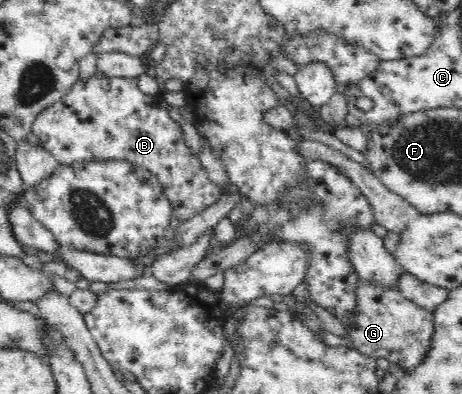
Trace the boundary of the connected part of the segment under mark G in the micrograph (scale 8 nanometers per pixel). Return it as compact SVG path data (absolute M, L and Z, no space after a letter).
M359 279L360 284L357 287L357 317L351 327L346 327L346 344L349 344L356 351L361 352L367 357L383 357L389 363L395 363L402 369L402 373L411 371L420 365L429 357L429 349L433 345L433 335L435 333L435 324L433 321L433 312L423 309L409 301L398 289L377 288L369 285L366 281Z

